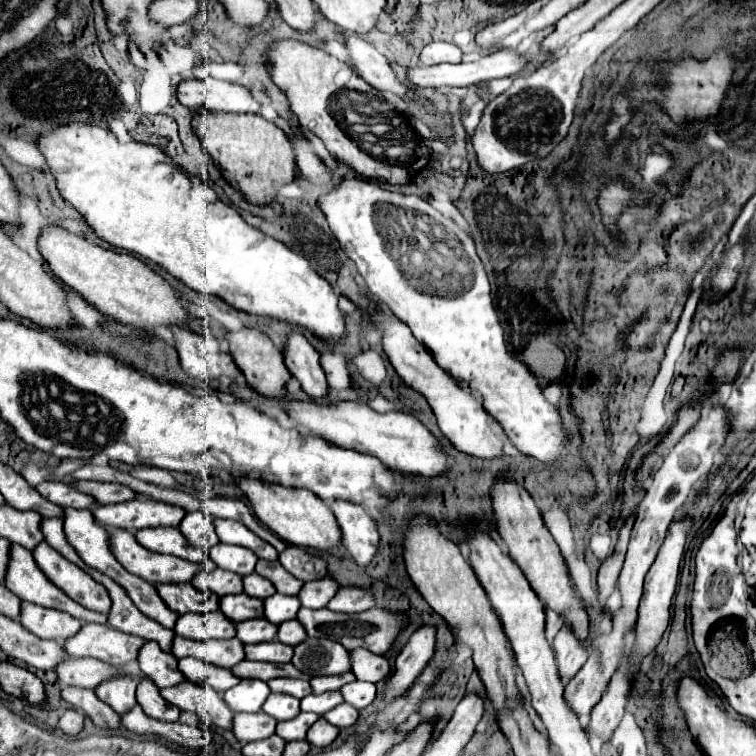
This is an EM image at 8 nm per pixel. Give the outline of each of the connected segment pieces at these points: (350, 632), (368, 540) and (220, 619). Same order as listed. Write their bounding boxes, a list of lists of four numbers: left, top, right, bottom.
[[297,607,409,655],[329,499,379,565],[175,611,235,639]]

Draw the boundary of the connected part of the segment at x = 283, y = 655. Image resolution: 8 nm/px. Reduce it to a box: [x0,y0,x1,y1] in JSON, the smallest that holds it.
[245,641,293,663]

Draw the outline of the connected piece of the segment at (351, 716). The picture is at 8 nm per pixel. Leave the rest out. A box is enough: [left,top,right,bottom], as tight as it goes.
[325,703,359,729]

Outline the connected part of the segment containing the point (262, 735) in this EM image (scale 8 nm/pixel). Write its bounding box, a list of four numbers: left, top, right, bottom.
[233,711,277,743]

